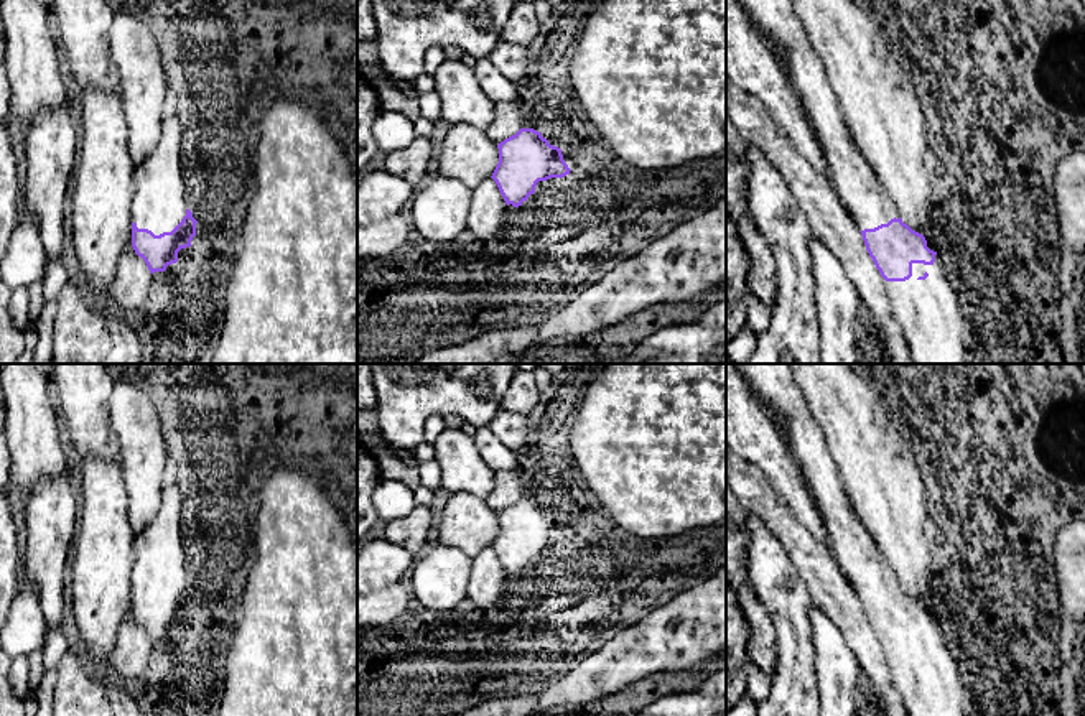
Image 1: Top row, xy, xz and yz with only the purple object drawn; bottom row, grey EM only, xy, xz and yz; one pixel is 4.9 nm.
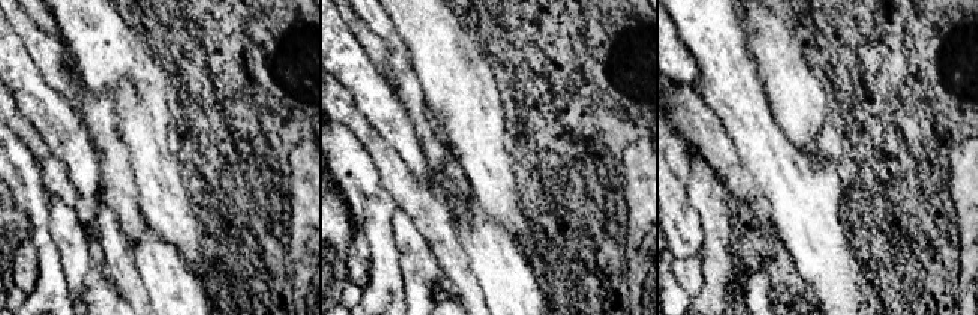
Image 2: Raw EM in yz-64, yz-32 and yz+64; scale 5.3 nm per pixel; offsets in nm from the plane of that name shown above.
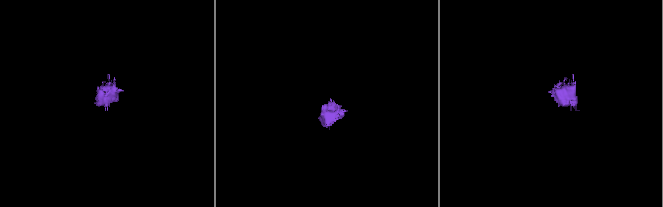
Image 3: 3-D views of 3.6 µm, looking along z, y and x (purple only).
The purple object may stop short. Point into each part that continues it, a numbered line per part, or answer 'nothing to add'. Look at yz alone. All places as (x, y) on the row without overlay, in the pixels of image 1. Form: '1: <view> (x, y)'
1: yz (852, 547)
2: yz (927, 678)

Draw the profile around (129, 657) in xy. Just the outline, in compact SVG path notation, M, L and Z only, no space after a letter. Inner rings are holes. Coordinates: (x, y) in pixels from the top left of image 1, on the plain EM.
M130 609L109 655L107 672L112 681L133 693L147 668L150 652L151 642L145 629L135 622Z

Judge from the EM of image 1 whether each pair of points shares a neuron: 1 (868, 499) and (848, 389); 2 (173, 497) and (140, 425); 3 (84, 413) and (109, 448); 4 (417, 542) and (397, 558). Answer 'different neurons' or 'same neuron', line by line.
1: same neuron
2: different neurons
3: same neuron
4: different neurons

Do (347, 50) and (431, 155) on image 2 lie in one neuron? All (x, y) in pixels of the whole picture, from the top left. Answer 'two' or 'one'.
two

